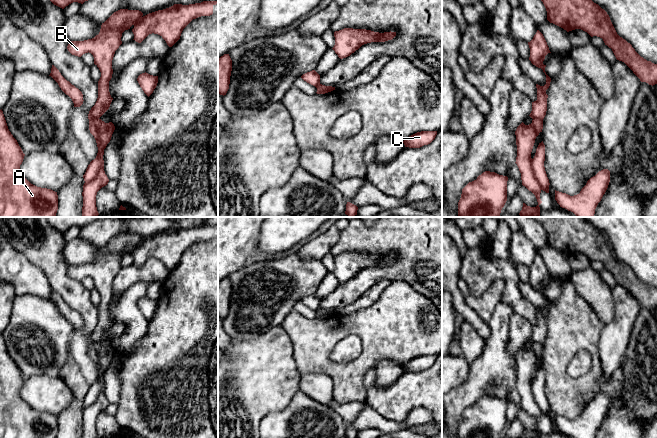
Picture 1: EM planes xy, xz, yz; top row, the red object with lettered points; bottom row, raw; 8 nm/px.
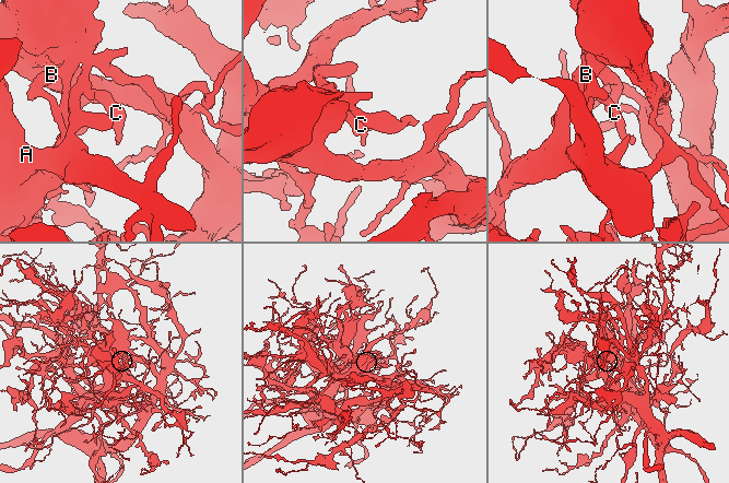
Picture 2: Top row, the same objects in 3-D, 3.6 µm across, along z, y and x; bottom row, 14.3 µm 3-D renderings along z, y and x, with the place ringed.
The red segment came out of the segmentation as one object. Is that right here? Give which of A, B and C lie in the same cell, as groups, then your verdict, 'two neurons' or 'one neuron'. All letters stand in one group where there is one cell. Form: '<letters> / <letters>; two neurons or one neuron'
A C / B; two neurons

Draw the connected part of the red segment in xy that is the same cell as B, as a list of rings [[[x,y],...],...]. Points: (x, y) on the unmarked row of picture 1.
[[[120,233],[102,247],[99,258],[94,262],[84,265],[69,265],[67,270],[68,275],[78,281],[88,276],[91,277],[94,281],[94,288],[101,296],[101,301],[98,305],[98,322],[88,338],[89,354],[94,360],[101,378],[101,391],[97,400],[83,409],[82,438],[99,438],[96,431],[96,419],[109,406],[104,395],[104,375],[101,372],[98,354],[94,345],[109,333],[113,324],[109,316],[109,305],[113,298],[112,284],[115,275],[122,268],[122,257],[130,253],[132,249],[135,249],[142,240],[143,237],[139,234]]]

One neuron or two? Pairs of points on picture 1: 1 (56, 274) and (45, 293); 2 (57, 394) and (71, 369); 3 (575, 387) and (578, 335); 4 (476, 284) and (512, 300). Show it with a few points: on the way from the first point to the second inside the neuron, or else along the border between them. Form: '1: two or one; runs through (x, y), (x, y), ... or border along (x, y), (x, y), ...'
1: two; border along (35, 265), (46, 276), (52, 288)
2: two; border along (59, 376), (70, 388), (74, 396)
3: one; runs through (562, 374), (562, 351), (565, 348)
4: one; runs through (489, 275), (502, 275), (511, 284), (511, 287)

